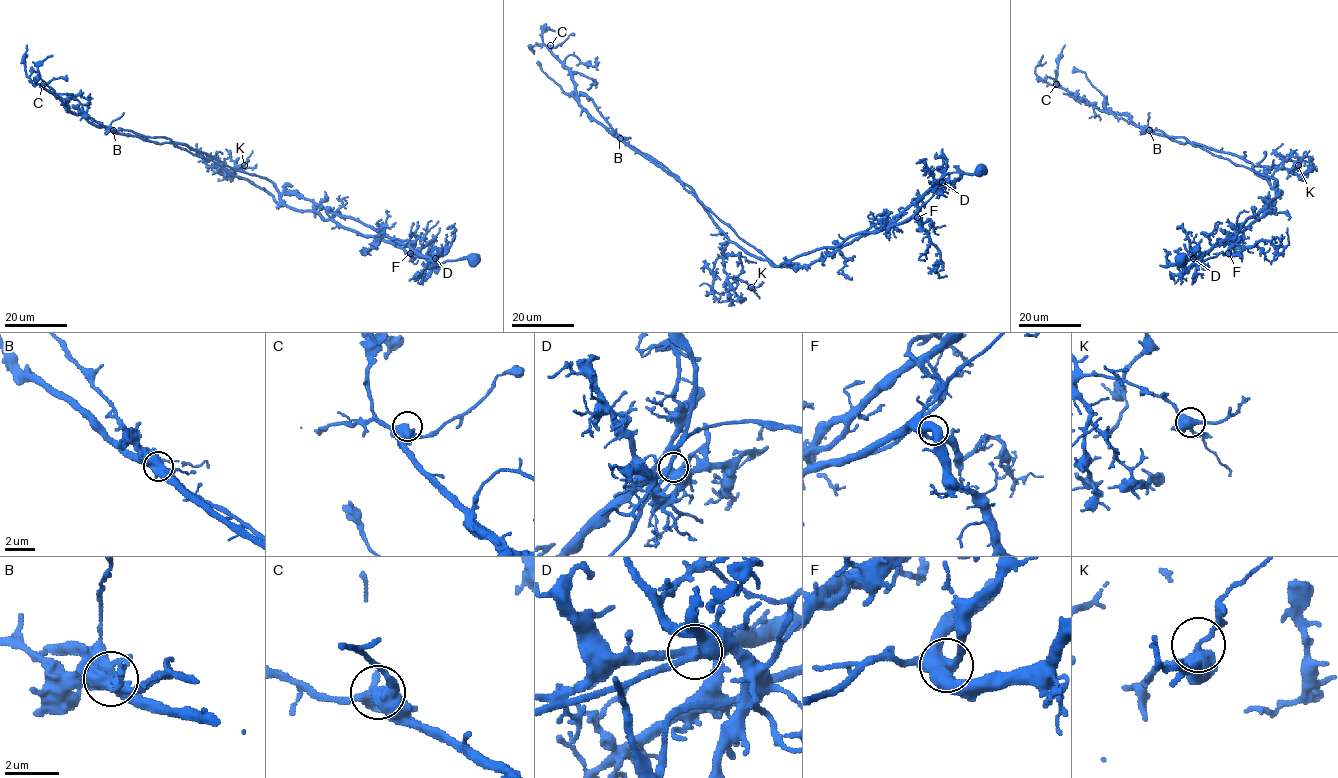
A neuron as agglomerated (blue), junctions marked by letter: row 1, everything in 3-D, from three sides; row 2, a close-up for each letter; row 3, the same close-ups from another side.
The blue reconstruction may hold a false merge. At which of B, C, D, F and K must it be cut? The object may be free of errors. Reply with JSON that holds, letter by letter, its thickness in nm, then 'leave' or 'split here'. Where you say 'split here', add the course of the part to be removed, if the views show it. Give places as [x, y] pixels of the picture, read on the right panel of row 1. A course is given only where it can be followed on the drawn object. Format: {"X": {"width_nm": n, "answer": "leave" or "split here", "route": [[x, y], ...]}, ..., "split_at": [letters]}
{"B": {"width_nm": 500, "answer": "split here", "route": [[1149, 130], [1184, 137], [1277, 181], [1277, 194], [1266, 207], [1202, 256], [1194, 257], [1185, 231], [1177, 228]]}, "C": {"width_nm": 440, "answer": "leave"}, "D": {"width_nm": 420, "answer": "leave"}, "F": {"width_nm": 440, "answer": "leave"}, "K": {"width_nm": 340, "answer": "leave"}, "split_at": ["B"]}

